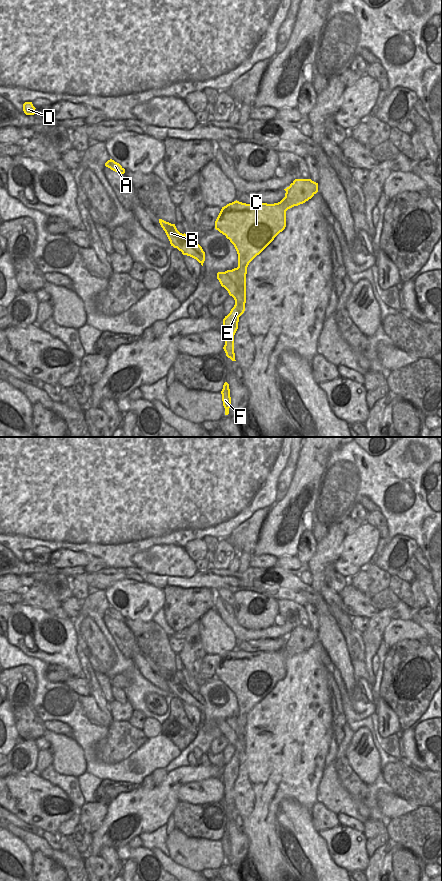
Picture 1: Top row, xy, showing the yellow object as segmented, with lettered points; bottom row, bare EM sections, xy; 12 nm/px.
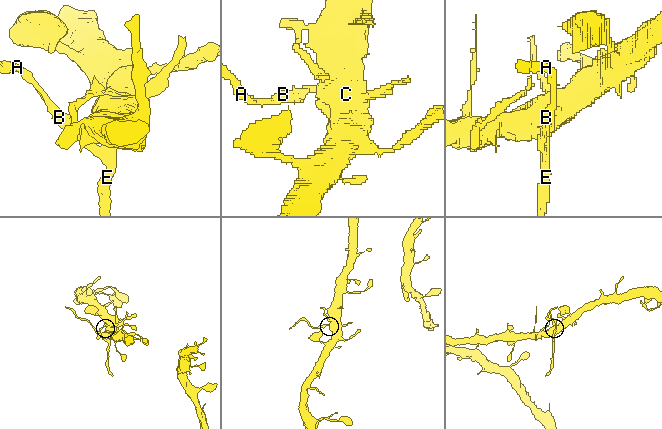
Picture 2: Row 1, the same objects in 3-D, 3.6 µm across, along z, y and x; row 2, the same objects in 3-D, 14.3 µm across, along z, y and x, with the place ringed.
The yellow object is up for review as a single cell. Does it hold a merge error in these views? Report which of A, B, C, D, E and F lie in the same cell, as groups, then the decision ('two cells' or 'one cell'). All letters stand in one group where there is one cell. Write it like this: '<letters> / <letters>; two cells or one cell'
A B D E F / C; two cells

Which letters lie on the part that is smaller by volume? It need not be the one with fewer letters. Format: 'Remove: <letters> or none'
Remove: A, B, D, E, F

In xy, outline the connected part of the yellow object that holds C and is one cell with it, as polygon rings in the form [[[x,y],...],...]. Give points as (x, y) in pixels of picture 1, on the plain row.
[[[295,627],[284,638],[285,645],[278,651],[246,652],[236,648],[222,655],[215,669],[215,677],[234,693],[238,702],[238,712],[250,711],[285,677],[286,659],[311,647],[318,640],[318,631],[311,627]]]

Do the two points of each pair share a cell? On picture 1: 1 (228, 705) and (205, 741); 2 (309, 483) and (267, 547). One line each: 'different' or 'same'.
1: same
2: same

